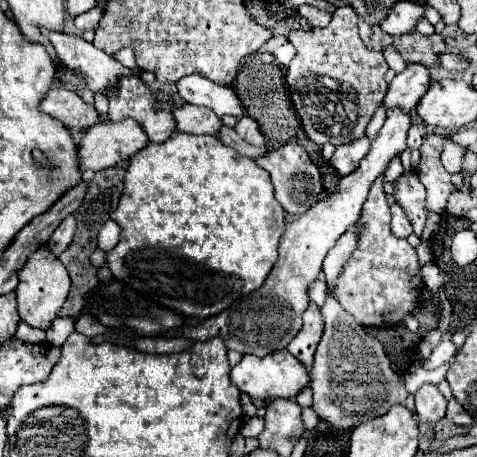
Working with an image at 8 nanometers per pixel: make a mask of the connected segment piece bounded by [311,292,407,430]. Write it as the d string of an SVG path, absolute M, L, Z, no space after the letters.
M327 292L321 318L325 330L311 368L313 410L319 414L319 418L331 424L331 428L343 430L373 420L395 404L405 404L405 382L391 370L381 342L369 336L363 326L355 324L355 318L343 306L339 306L333 292Z

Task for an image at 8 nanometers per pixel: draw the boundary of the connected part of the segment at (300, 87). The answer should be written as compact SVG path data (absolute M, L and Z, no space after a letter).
M351 6L337 8L329 26L293 30L287 40L297 50L295 58L285 66L291 102L295 112L311 116L309 120L313 120L311 126L315 128L315 132L307 132L307 126L303 126L305 134L319 146L343 146L363 138L367 124L387 92L385 72L389 66L379 50L371 50L361 42L355 10Z

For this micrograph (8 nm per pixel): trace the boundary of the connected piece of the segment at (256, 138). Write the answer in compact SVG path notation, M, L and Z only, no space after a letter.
M243 116L243 118L237 120L235 132L237 132L243 140L247 140L249 144L255 144L255 146L263 146L263 144L265 144L263 134L259 132L259 126L257 126L255 120L251 120L249 116Z

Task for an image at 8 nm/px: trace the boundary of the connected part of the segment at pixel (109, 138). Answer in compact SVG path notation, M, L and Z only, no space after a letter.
M133 120L123 122L99 122L85 130L79 142L79 168L85 170L105 170L121 160L131 158L135 152L147 146L147 136L133 124Z

